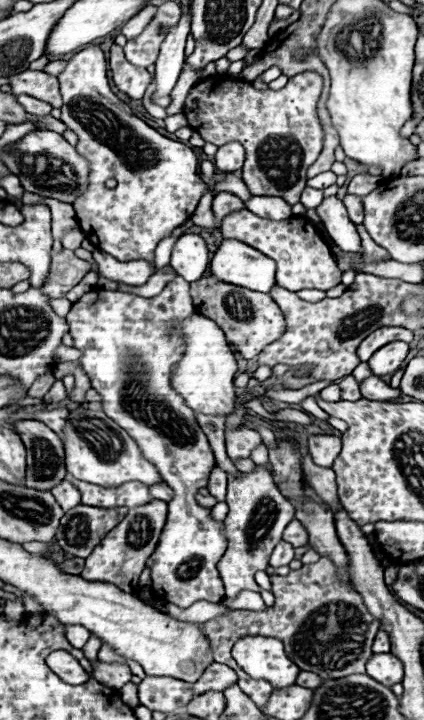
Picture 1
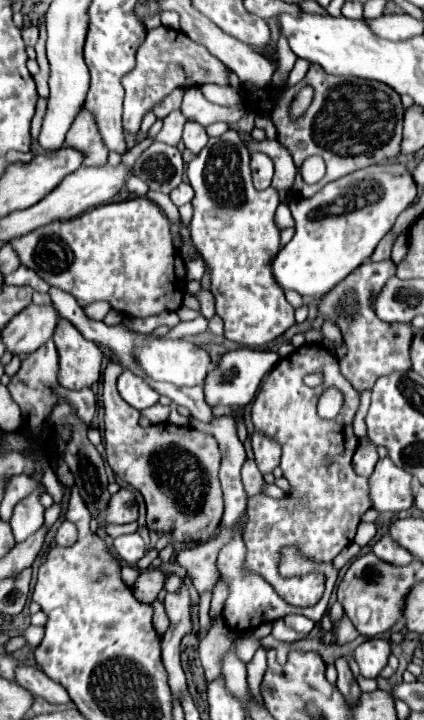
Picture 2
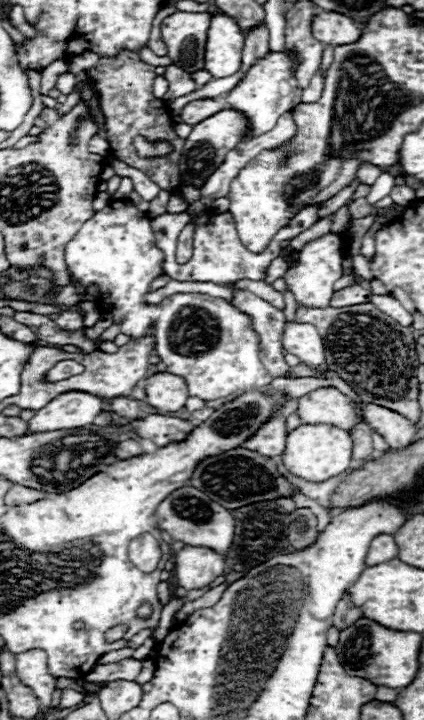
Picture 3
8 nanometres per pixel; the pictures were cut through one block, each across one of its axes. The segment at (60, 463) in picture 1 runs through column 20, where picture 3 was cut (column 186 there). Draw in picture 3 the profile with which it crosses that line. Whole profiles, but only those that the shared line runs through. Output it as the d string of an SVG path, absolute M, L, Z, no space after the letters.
M150 414L144 420L136 420L134 432L140 438L146 438L154 442L158 448L168 446L170 442L180 442L190 436L190 432L196 428L196 424L182 420L182 418L172 418L172 416L162 416L162 414Z

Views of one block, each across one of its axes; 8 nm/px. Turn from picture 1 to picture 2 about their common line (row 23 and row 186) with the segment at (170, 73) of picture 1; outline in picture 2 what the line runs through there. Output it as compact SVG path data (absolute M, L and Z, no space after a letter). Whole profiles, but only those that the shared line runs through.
M182 182L176 190L170 192L170 198L172 198L172 202L174 202L176 206L184 206L184 204L192 202L192 198L194 198L194 190L192 190L192 186L190 186L188 182Z

